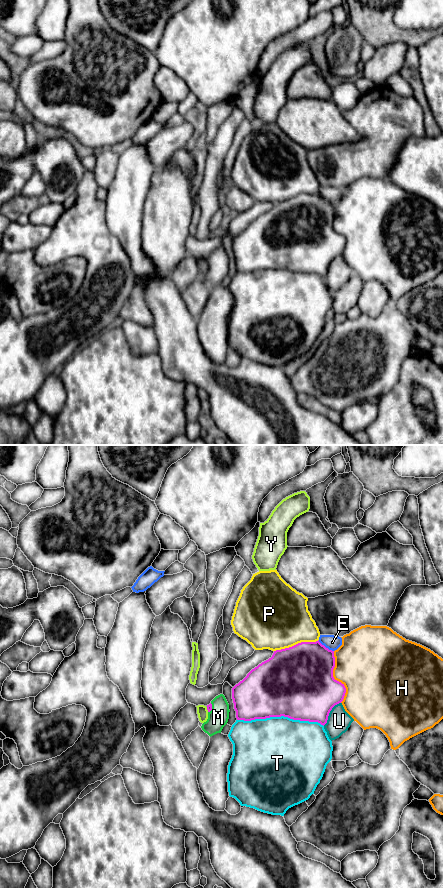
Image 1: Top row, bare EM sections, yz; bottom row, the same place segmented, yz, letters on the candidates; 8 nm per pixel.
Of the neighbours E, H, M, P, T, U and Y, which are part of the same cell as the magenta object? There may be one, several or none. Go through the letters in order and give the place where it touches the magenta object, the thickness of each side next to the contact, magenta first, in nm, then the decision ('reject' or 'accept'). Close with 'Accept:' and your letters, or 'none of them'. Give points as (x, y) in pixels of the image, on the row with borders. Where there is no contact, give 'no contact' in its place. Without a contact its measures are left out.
E: meets magenta in yz at (325, 647); 440 nm thick on the magenta side, 120 nm on the other; reject
H: meets magenta in yz at (333, 678); 500 nm thick on the magenta side, 420 nm on the other; reject
M: meets magenta in yz at (211, 708); 50 nm thick on the magenta side, 160 nm on the other; accept
P: meets magenta in yz at (296, 644); 480 nm thick on the magenta side, 480 nm on the other; reject
T: meets magenta in yz at (280, 716); 480 nm thick on the magenta side, 500 nm on the other; reject
U: meets magenta in yz at (329, 712); 480 nm thick on the magenta side, 180 nm on the other; reject
Y: meets magenta in yz at (207, 709); 50 nm thick on the magenta side, 90 nm on the other; reject
Accept: M

